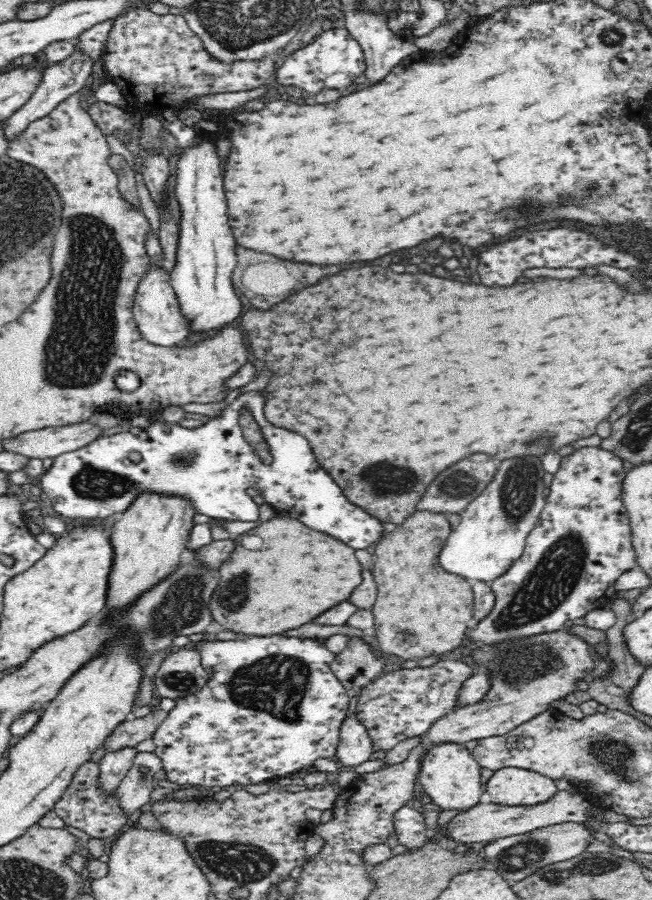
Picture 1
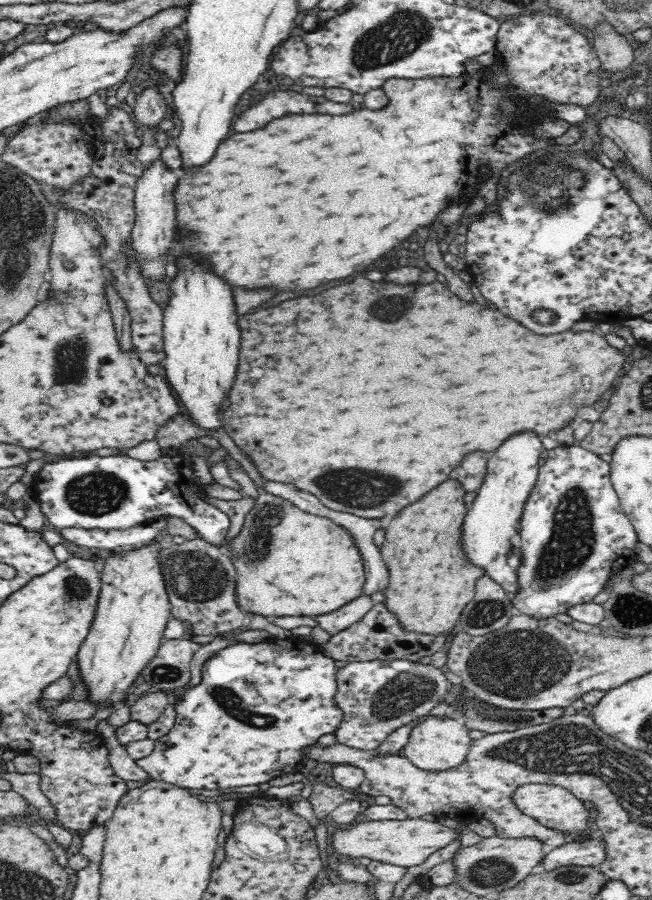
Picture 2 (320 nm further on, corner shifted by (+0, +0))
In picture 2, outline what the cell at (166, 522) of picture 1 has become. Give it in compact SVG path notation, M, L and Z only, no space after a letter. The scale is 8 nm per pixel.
M144 544L119 555L111 555L100 563L101 591L92 628L78 651L80 674L88 687L89 700L94 704L110 702L117 707L120 700L126 700L126 692L138 678L140 672L154 659L158 648L164 642L163 633L167 622L172 619L171 605L158 563L160 545Z

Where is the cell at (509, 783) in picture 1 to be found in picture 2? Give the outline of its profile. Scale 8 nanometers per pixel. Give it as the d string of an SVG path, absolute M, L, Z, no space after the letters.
M525 784L517 788L513 794L516 806L528 816L552 830L558 830L564 836L564 844L582 842L588 839L602 839L600 831L594 823L588 809L584 807L583 800L574 796L566 788L547 784Z

